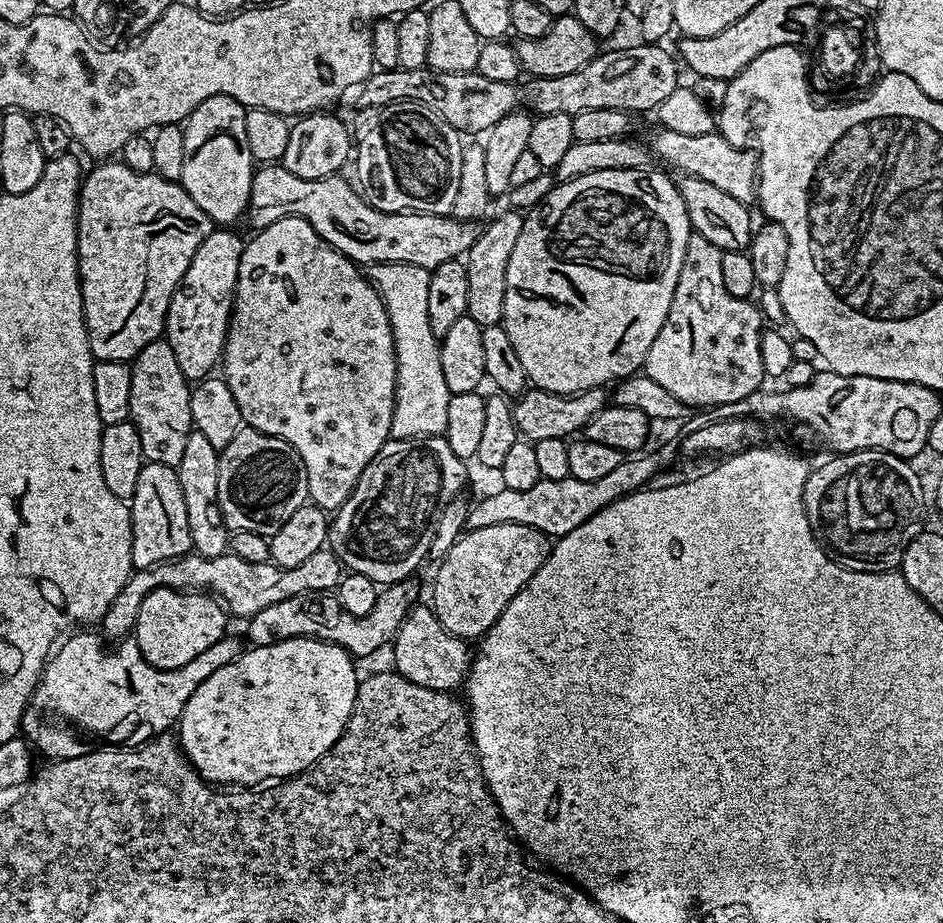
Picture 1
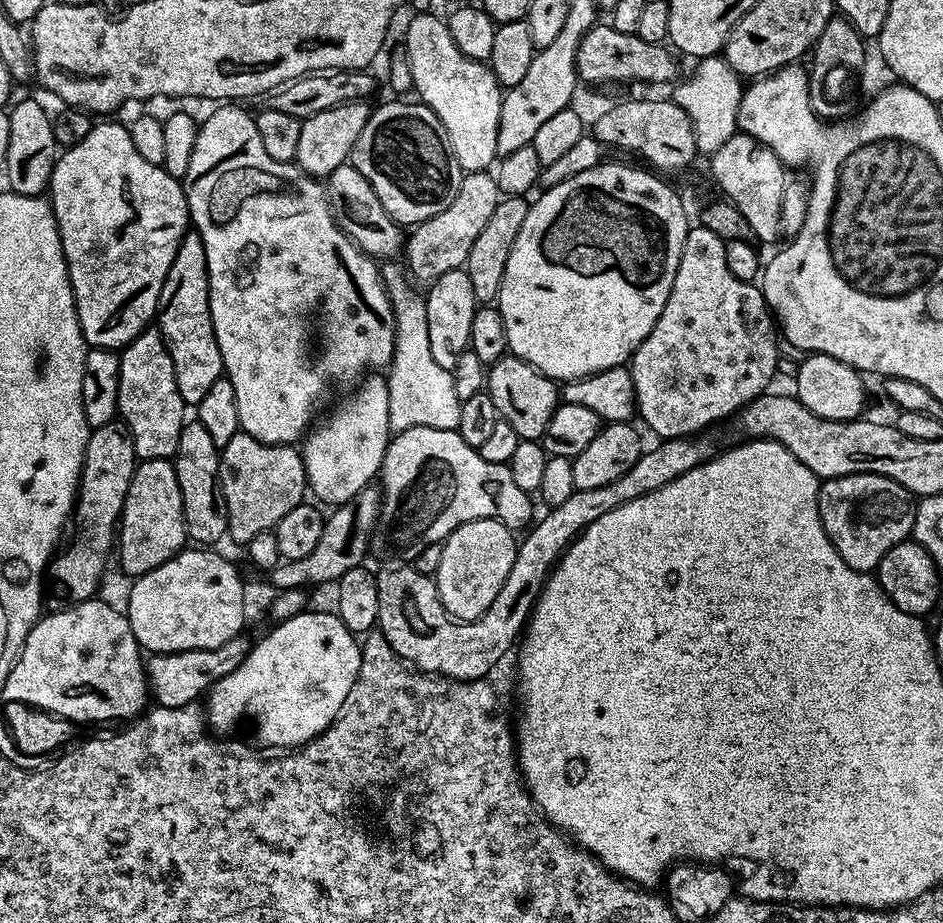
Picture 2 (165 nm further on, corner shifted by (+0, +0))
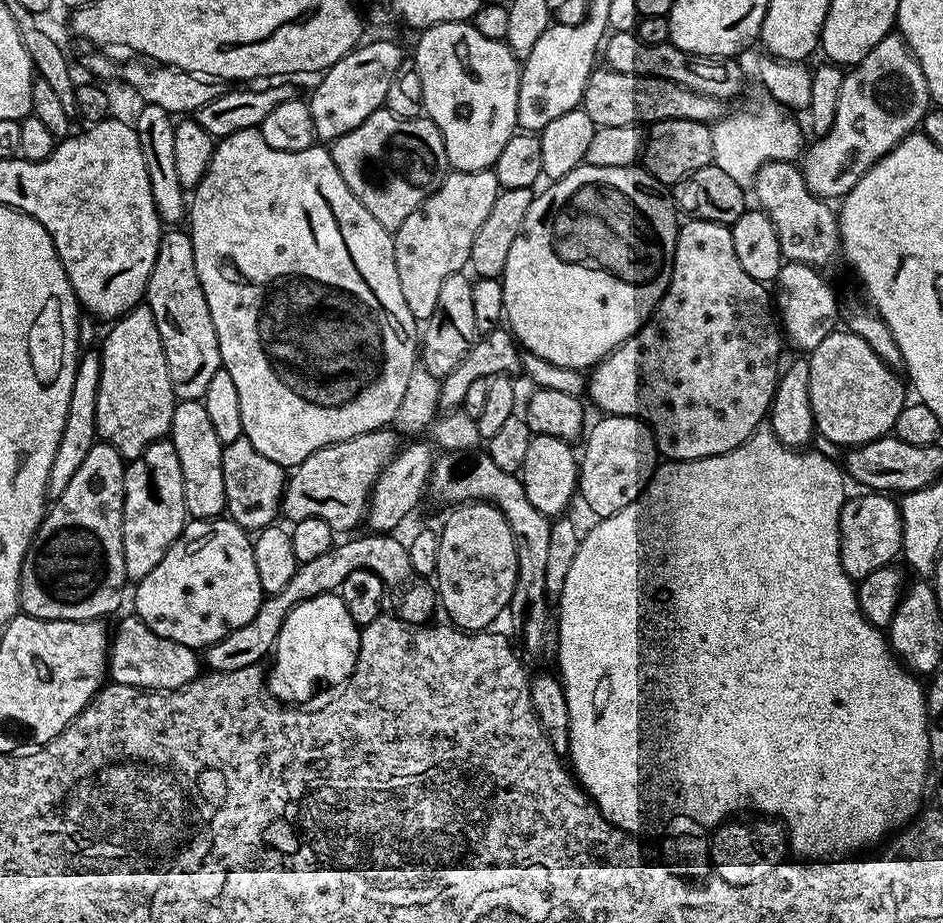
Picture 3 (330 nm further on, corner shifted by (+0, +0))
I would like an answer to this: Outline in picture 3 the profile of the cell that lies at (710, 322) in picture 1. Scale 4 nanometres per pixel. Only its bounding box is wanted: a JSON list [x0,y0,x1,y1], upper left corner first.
[586,218,782,461]

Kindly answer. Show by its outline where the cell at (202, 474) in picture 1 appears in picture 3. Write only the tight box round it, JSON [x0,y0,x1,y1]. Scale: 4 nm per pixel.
[170,400,226,520]

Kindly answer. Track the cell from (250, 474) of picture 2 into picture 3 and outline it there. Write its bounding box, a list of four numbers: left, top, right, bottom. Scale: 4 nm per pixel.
[222,435,286,530]

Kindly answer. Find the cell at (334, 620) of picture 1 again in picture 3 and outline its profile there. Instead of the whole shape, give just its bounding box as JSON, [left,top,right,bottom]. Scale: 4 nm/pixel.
[108,615,202,692]

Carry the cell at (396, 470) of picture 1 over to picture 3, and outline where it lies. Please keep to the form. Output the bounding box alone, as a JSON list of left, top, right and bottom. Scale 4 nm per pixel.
[432,450,558,664]

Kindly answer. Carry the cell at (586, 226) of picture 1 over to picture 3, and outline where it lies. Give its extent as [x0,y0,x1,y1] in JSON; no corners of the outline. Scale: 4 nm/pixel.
[502,164,678,369]

